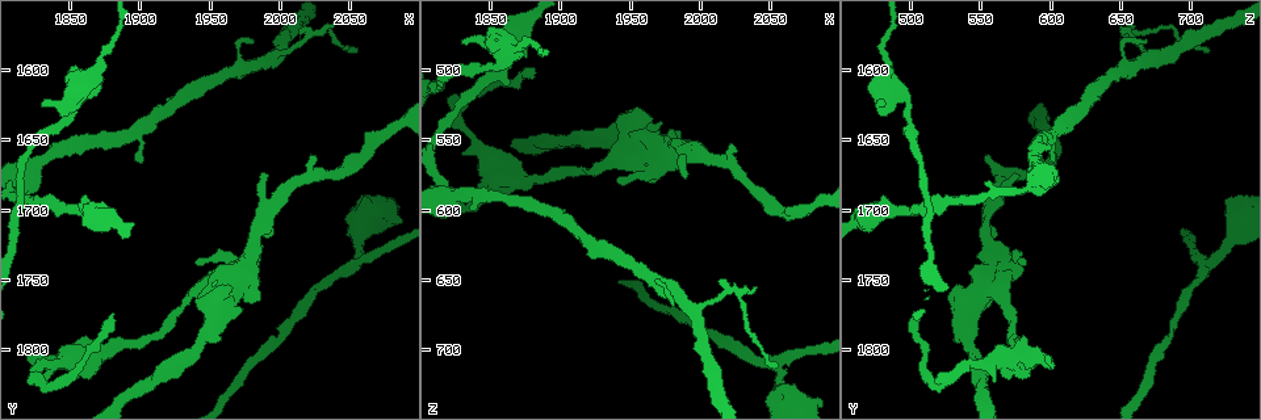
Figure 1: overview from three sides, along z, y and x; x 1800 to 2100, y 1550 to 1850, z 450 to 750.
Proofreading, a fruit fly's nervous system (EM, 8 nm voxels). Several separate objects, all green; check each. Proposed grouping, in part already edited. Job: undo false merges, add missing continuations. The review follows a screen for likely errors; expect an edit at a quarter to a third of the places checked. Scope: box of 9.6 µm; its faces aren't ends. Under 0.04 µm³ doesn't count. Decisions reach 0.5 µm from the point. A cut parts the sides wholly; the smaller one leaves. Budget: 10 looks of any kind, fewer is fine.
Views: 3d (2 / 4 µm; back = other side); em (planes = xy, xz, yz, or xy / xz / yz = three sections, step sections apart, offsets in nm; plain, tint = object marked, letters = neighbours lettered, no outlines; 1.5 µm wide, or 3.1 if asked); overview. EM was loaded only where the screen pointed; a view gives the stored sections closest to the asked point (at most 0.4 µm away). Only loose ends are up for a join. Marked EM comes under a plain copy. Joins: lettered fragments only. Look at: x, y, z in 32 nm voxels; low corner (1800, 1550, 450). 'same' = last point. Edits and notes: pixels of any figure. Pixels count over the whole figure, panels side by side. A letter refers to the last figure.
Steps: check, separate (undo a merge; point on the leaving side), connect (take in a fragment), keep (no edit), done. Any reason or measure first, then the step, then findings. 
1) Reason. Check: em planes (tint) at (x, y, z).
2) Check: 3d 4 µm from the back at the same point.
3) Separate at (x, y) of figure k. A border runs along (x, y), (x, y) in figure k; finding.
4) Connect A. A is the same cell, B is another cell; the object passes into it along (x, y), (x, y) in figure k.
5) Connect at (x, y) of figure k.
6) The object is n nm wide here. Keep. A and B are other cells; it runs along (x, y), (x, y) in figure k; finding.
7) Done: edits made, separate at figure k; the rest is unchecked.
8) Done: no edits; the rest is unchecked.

An open end. Check: 3d 2 µm at (1830, 1626, 482).

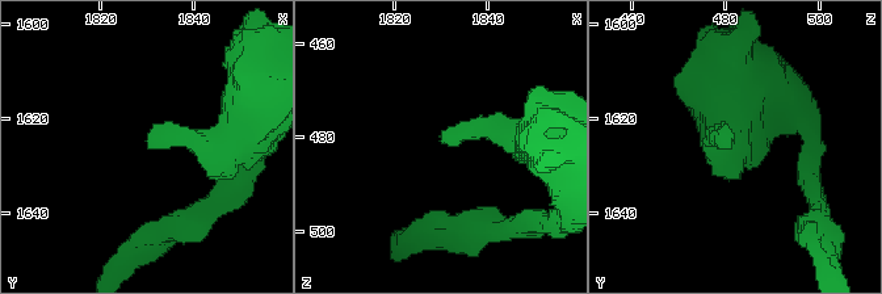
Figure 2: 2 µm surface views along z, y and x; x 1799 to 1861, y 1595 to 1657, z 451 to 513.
Check: em planes (letters) at (1831, 1626, 481).

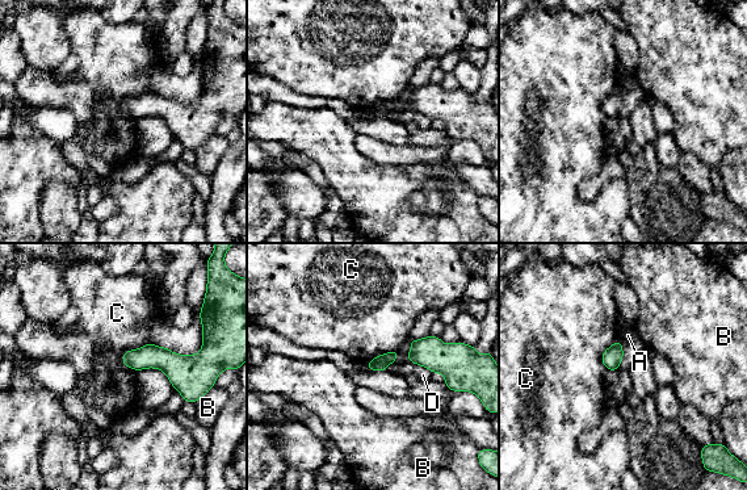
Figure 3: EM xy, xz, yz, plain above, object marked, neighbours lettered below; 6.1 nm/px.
Keep. A, B, C and D are other cells; a border runs along (209, 389), (194, 403) in figure 3; none of them fits.

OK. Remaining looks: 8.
Branch stops here. Check: 3d 4 µm at (1880, 1776, 504).

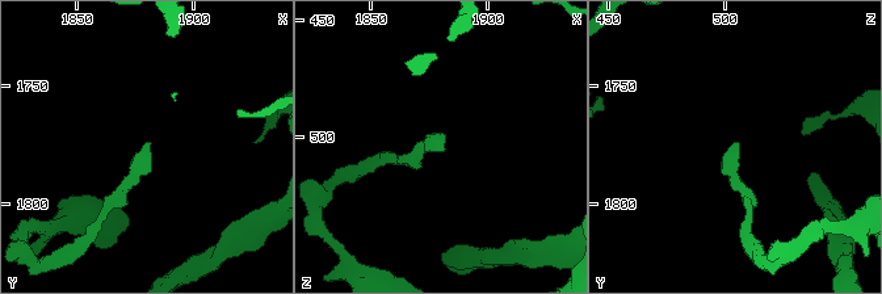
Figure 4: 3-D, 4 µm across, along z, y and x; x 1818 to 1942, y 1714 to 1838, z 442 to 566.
Shape alone is not enough. Check: em planes (letters) at (1879, 1774, 503).

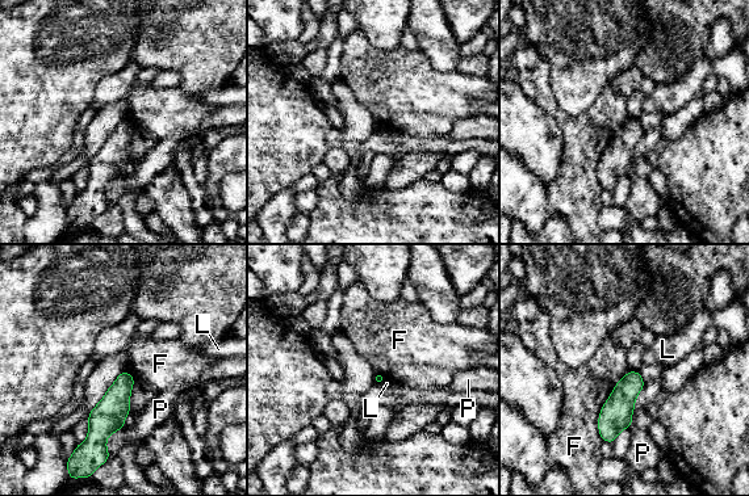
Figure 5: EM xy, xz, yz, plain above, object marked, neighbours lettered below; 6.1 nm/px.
Keep. F, L and P are other cells; a border runs along (628, 372), (601, 408), (602, 440) in figure 5; none of them fits.

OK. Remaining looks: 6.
Check: 3d 4 µm at (1984, 1762, 544).

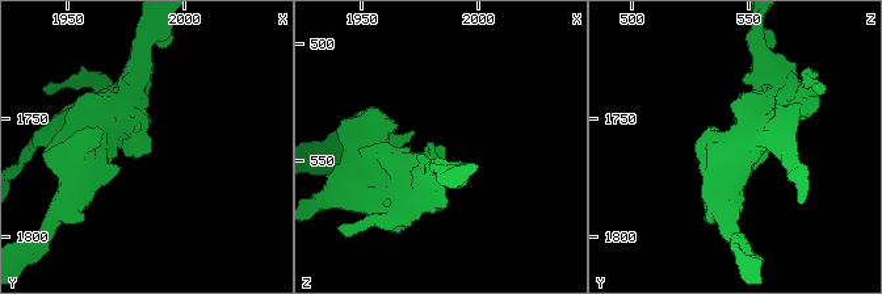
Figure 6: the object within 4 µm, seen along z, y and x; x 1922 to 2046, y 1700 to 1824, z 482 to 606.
Now the EM. Check: em xz step 8 (letters) at (1984, 1763, 545).

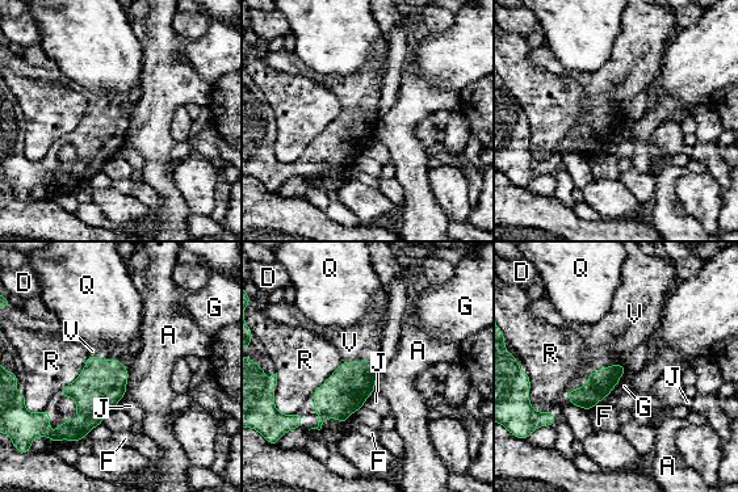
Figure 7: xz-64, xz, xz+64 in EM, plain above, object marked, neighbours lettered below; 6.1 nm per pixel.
Connect V. V is the same cell, A, D, F, G, J, Q and R are other cells; it goes on there.

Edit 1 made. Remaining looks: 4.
Redraw. Check: overview.

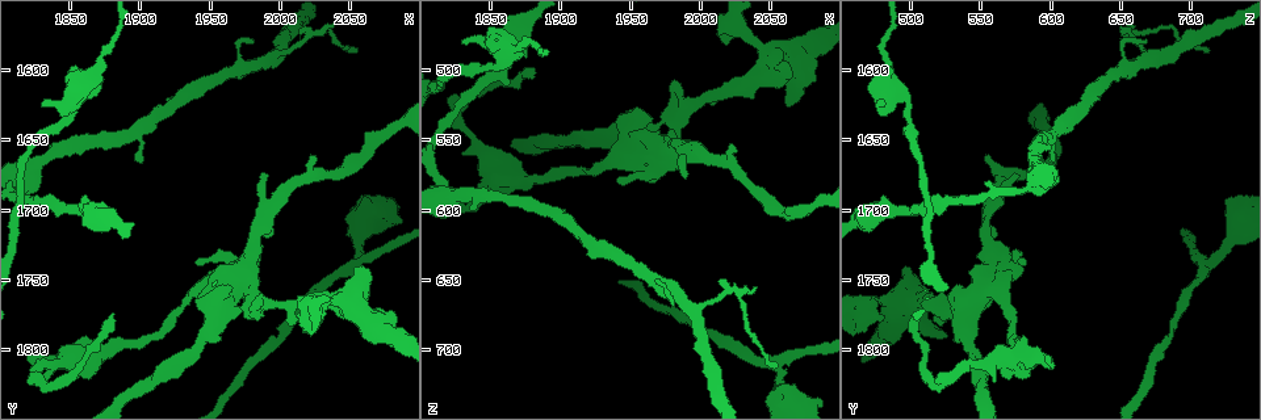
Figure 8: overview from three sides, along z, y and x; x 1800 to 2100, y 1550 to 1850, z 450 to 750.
An open end. Check: em xy step 4 (letters) at (1990, 1674, 576).

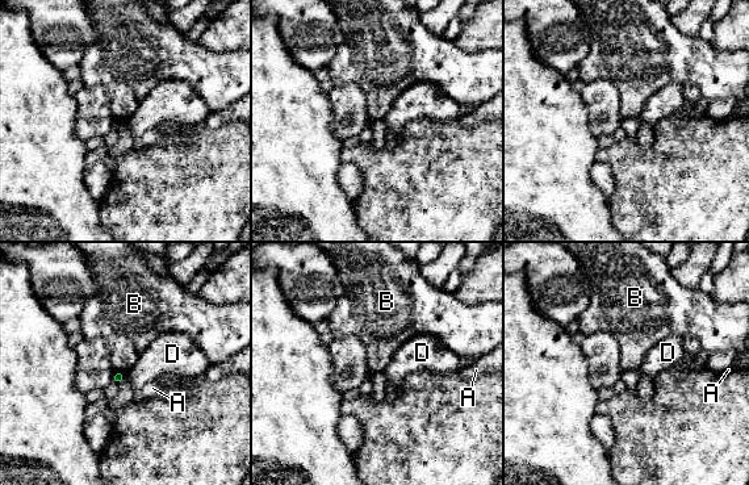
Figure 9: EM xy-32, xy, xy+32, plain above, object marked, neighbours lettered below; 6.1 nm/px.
Another direction. Check: em planes (letters) at the same point.

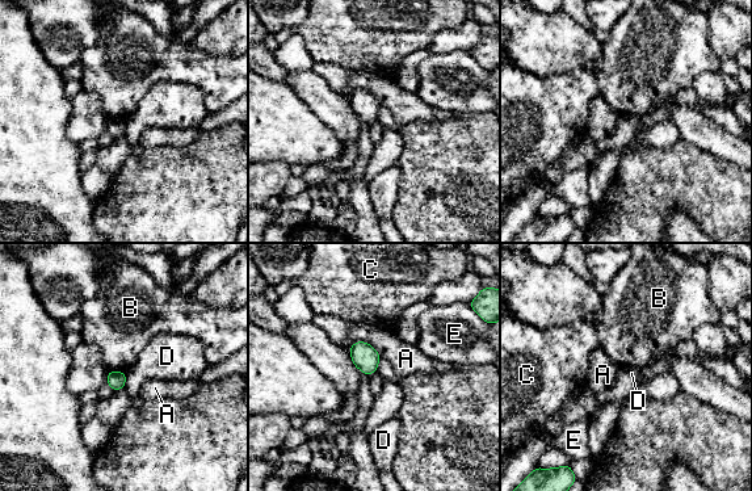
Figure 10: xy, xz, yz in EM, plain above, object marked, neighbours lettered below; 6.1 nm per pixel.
Keep. A, B, C, D and E are other cells; a border runs along (109, 369), (125, 372) in figure 10; none of them fits.

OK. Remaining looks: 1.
Done: edits made, connect at figure 7; the rest is unchecked.

